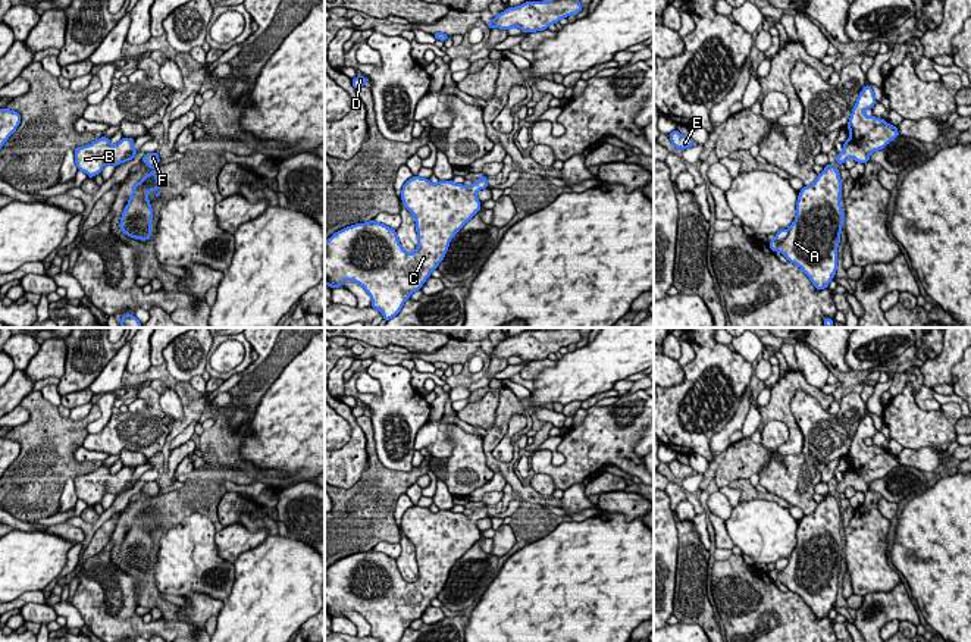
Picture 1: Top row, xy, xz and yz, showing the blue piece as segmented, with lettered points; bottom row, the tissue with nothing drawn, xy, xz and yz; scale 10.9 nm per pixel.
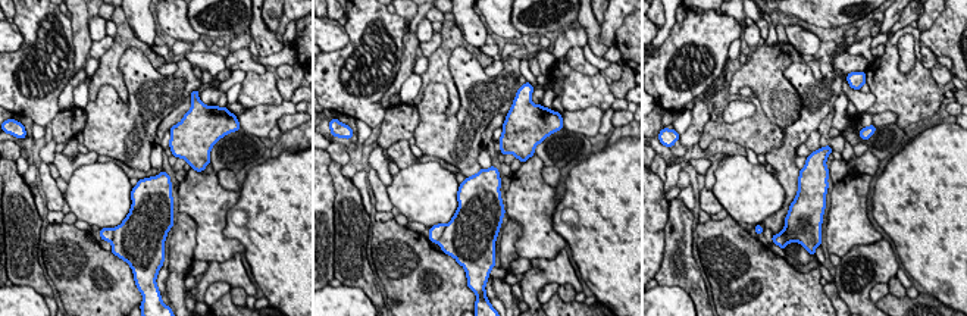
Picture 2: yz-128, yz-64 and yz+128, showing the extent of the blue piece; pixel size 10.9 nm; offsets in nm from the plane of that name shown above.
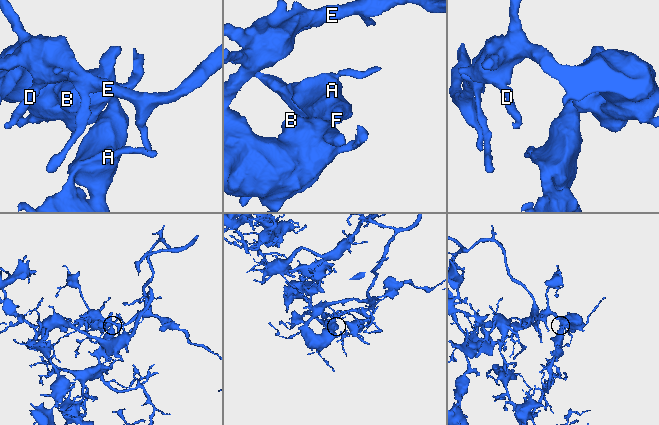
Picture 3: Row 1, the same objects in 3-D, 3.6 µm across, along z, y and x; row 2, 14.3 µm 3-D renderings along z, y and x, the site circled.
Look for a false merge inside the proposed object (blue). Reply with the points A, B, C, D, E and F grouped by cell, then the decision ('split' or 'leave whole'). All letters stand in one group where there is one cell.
A B C D E F; leave whole

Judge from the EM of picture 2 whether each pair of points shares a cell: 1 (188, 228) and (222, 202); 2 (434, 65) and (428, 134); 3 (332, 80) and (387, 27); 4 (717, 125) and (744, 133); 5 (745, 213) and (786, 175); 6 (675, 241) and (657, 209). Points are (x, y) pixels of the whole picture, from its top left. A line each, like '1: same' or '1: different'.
1: different
2: different
3: same
4: same
5: different
6: different

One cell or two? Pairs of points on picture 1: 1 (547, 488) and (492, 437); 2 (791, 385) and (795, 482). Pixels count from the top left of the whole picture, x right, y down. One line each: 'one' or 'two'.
1: two
2: two

